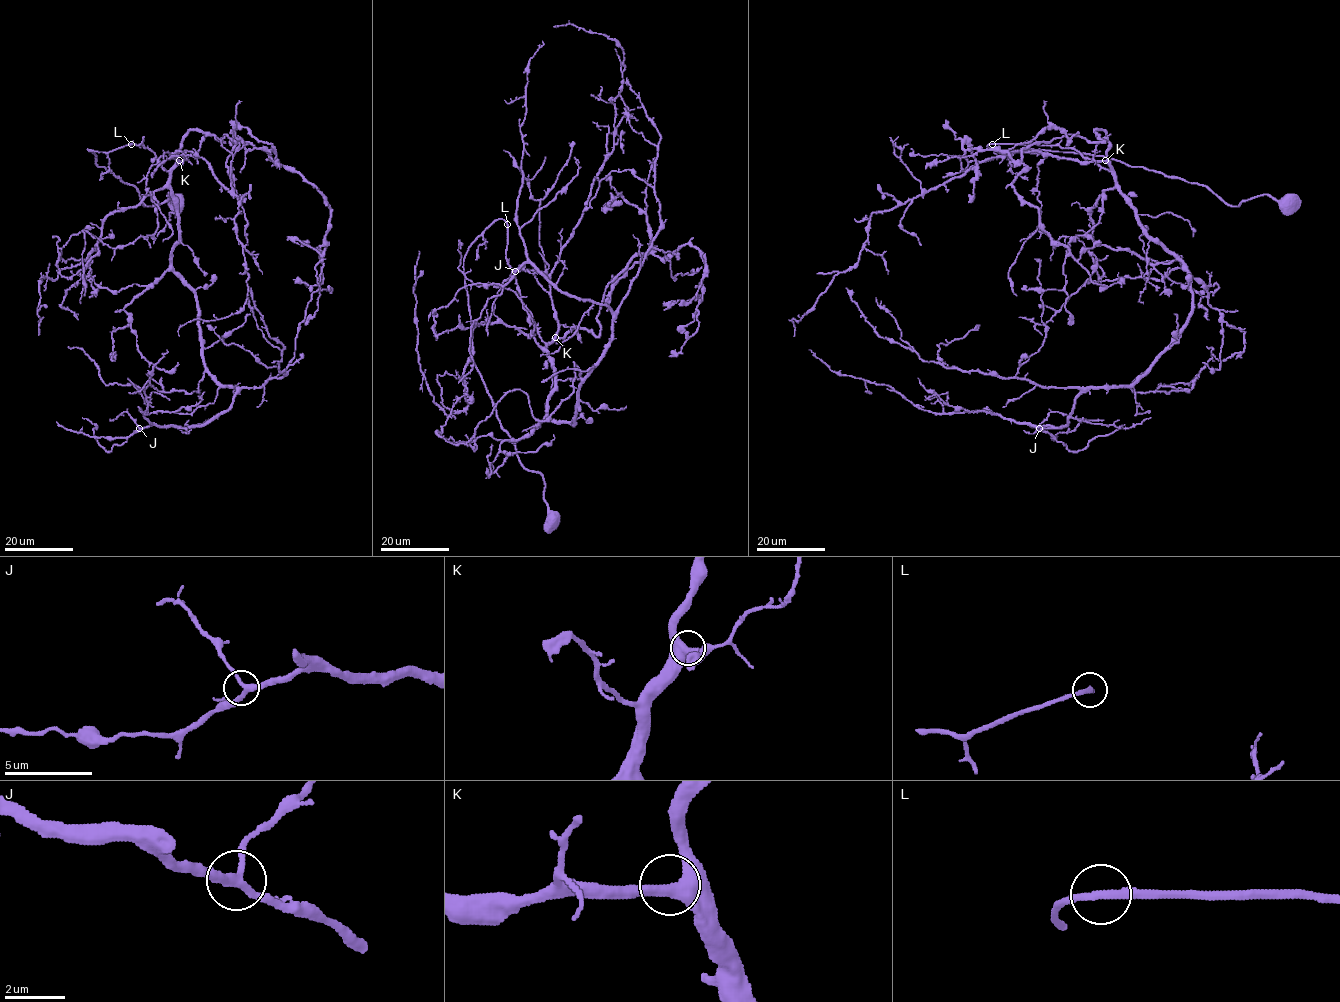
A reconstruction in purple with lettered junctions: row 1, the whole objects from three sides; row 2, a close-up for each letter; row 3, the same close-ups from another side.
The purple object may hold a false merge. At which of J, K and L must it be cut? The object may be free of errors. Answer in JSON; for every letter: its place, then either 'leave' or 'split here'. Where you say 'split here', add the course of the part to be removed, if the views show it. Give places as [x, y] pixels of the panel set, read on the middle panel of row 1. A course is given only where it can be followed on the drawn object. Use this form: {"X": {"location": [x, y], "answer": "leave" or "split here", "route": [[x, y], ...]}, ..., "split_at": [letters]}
{"J": {"location": [515, 271], "answer": "leave"}, "K": {"location": [555, 337], "answer": "leave"}, "L": {"location": [507, 224], "answer": "leave"}, "split_at": []}

